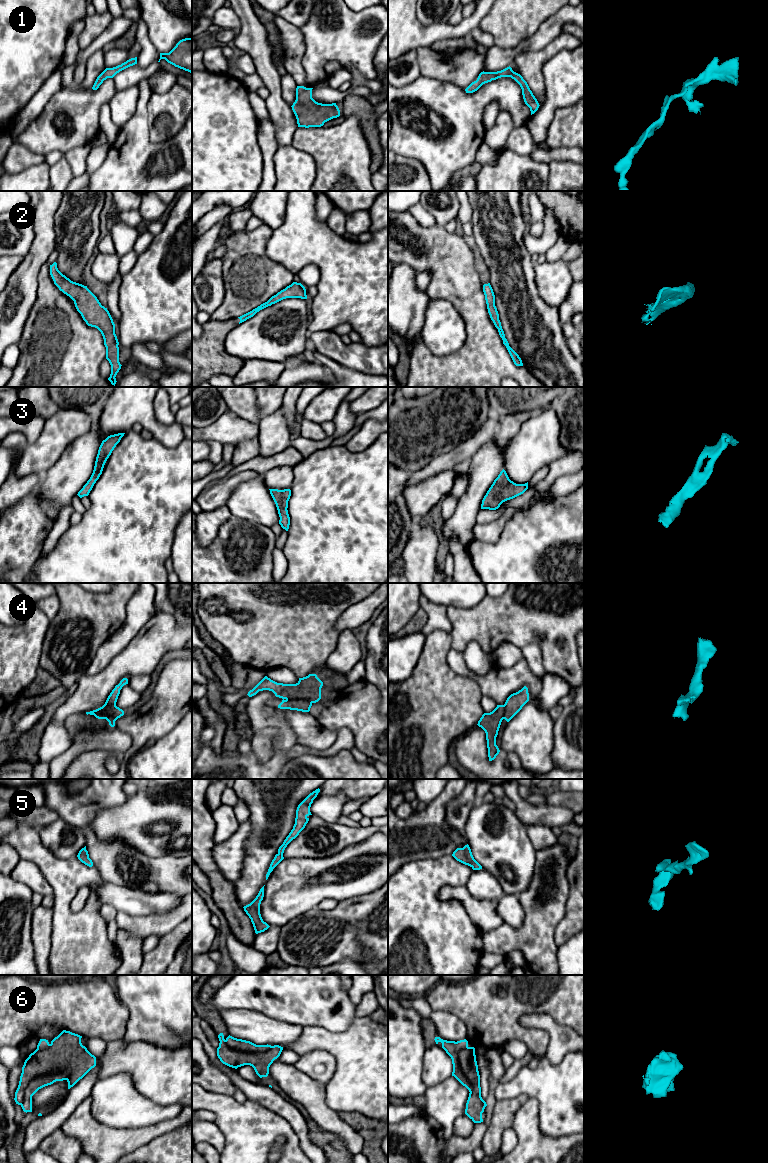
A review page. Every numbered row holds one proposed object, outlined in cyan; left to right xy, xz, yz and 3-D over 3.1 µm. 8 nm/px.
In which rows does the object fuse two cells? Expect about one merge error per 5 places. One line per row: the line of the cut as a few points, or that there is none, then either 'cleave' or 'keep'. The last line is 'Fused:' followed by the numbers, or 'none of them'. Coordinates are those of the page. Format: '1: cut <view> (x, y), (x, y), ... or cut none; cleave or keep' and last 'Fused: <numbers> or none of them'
1: cut none; keep
2: cut none; keep
3: cut none; keep
4: cut xz (286, 699), (308, 699), (312, 702); cleave
5: cut none; keep
6: cut xy (67, 1075), (46, 1073), (36, 1076), (27, 1086), (21, 1105); cleave
Fused: 4, 6

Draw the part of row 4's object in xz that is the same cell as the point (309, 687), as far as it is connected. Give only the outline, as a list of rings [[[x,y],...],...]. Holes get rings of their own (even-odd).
[[[309,674],[306,677],[299,678],[296,684],[277,683],[265,676],[247,695],[252,697],[259,691],[269,690],[276,697],[282,699],[306,699],[316,703],[321,699],[322,686],[323,682],[316,674]]]

